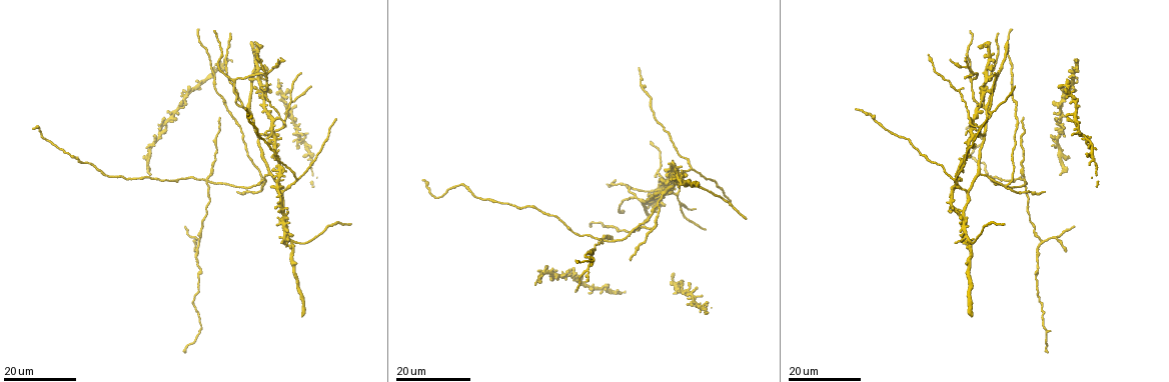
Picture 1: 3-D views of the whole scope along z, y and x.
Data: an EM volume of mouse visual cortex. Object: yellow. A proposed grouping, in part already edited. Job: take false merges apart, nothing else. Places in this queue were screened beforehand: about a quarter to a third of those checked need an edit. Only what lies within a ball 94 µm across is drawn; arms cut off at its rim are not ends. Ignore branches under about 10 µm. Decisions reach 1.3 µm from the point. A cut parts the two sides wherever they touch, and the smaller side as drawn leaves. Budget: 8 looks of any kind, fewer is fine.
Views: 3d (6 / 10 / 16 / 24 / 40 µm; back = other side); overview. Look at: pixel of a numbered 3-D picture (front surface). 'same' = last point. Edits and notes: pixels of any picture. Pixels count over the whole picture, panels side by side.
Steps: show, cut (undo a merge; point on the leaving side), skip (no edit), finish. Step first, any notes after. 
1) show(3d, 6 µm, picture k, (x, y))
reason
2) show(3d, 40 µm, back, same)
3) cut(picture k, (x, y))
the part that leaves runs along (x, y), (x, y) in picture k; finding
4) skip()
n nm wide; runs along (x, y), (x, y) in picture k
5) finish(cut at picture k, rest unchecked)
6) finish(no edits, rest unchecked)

show(3d, 16 µm, picture 1, (264, 92))
three-way junction

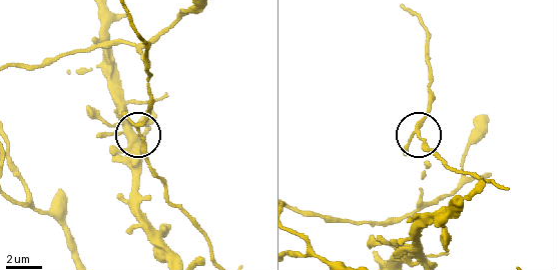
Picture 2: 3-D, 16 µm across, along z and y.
show(3d, 6 µm, picture 2, (142, 142))

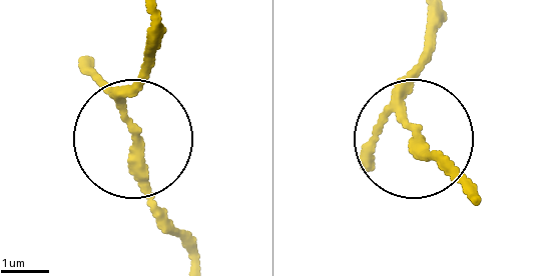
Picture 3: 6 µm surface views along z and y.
skip()
runs along (479, 201), (423, 145), (407, 106), (431, 26) in picture 3; one cell here

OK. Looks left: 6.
show(3d, 16 µm, picture 1, (634, 198))

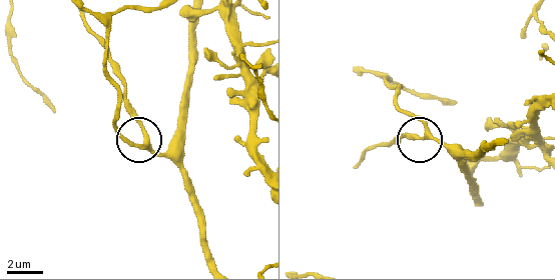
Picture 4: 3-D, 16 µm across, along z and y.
show(3d, 10 µm, picture 4, (148, 141))
closer look

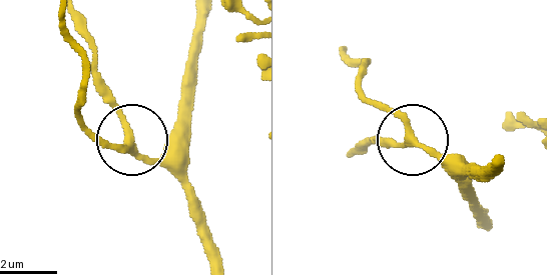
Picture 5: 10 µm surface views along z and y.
skip()
side arm 24 µm; 3 arms; all the same cell

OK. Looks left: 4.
show(3d, 24 µm, picture 1, (976, 74))
side arm on a straight run

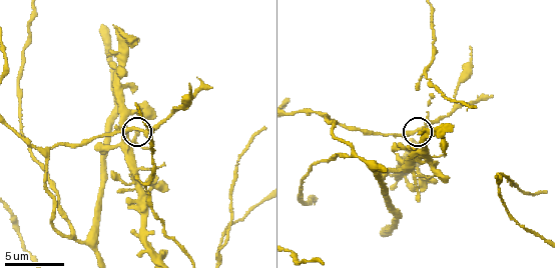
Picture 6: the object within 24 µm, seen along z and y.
show(3d, 6 µm, picture 6, (138, 130))

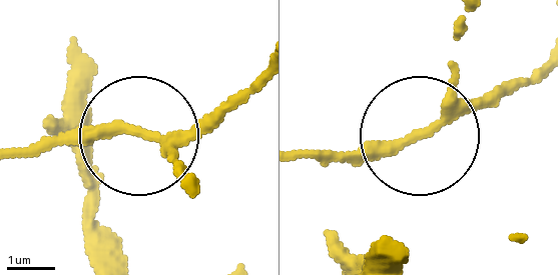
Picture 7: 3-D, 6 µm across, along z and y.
skip()
runs along (297, 150), (417, 139), (508, 83) in picture 7; one cell here

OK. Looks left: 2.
show(3d, 16 µm, picture 1, (654, 219))
two arms in line, one across

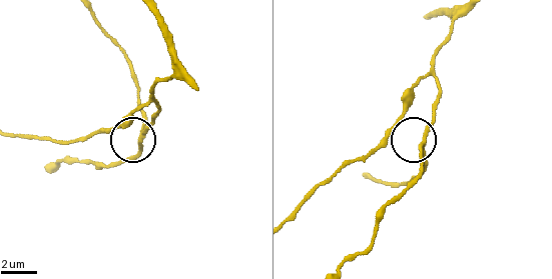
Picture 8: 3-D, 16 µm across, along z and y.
show(3d, 6 µm, picture 8, (142, 133))
zoom in

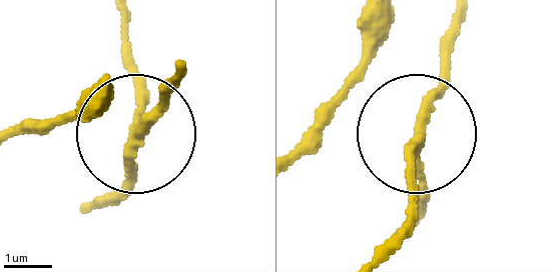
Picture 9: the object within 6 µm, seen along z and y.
skip()
190 nm wide; continuous, no second cell

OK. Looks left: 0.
finish(no edits, rest unchecked)

